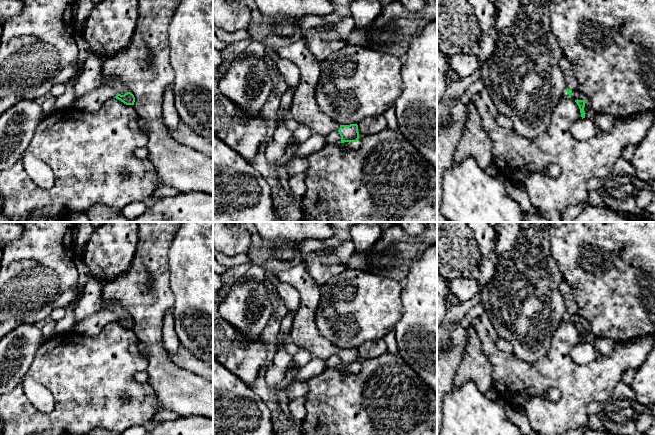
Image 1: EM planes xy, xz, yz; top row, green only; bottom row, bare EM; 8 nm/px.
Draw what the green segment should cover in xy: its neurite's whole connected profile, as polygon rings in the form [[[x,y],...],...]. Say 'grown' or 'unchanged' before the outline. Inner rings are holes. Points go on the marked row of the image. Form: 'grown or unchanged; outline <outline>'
grown; outline [[[101,87],[89,91],[82,97],[76,98],[74,104],[83,111],[95,112],[110,98],[116,98],[126,105],[134,105],[135,102],[135,97],[131,92],[121,95],[111,88]]]

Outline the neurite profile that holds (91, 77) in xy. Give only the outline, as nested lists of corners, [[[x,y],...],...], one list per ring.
[[[92,55],[85,60],[82,72],[74,86],[75,99],[82,97],[93,89],[101,87],[111,88],[121,95],[129,92],[128,88],[116,77],[106,77],[102,74],[102,66],[107,58],[102,55]]]

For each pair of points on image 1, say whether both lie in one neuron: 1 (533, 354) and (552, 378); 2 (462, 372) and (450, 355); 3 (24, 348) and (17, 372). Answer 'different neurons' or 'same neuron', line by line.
1: different neurons
2: different neurons
3: same neuron

